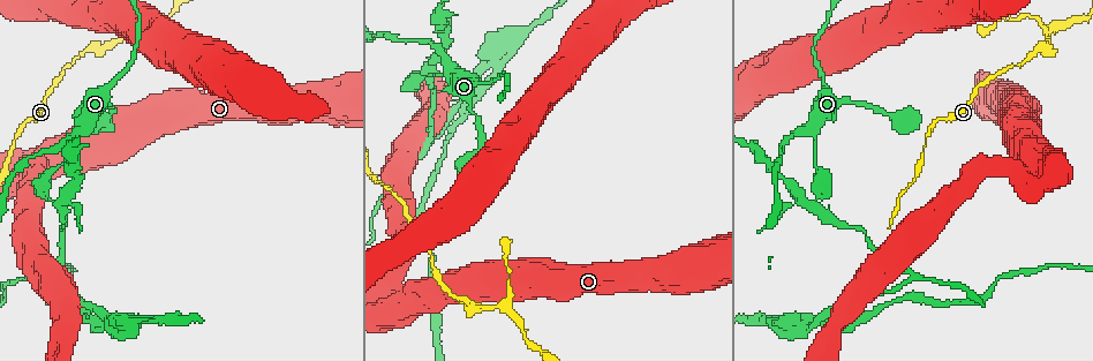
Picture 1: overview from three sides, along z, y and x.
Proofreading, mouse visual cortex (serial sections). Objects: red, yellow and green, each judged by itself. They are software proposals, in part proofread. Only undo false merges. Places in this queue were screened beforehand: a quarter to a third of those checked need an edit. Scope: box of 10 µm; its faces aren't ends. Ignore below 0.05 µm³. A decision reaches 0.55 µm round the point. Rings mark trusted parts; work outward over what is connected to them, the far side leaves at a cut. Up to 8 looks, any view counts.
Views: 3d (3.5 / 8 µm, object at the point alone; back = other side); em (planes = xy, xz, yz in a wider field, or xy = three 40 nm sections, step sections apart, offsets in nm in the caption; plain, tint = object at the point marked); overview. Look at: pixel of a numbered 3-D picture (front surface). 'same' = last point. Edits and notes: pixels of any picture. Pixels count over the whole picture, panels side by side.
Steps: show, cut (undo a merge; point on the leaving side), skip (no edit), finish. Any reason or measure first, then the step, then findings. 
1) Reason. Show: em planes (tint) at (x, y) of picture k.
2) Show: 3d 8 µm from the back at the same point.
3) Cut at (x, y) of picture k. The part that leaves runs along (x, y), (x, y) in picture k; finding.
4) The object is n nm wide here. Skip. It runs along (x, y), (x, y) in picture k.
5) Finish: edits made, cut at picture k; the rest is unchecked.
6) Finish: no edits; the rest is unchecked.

Sharp bend. Show: 3d 3.5 µm at (387, 308) of picture 1.

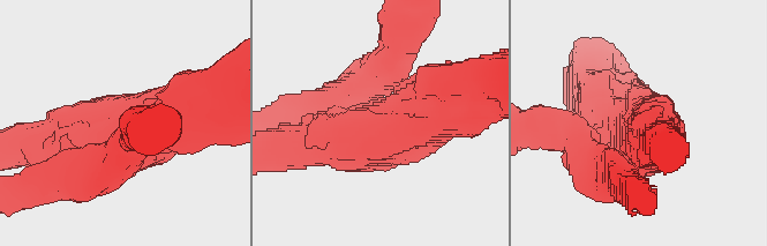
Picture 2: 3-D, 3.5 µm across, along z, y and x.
Need the tissue. Show: em xy step 5 (tint) at the same point.

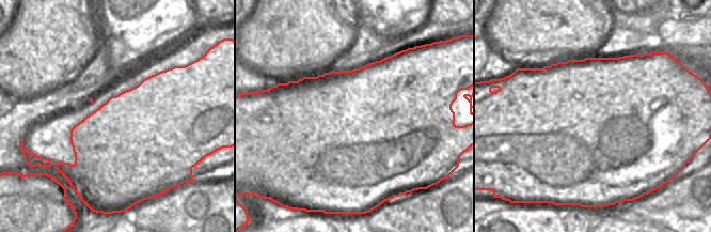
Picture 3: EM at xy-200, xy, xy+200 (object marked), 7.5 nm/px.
Another direction. Show: em xy step 3 (tint) at the same point.

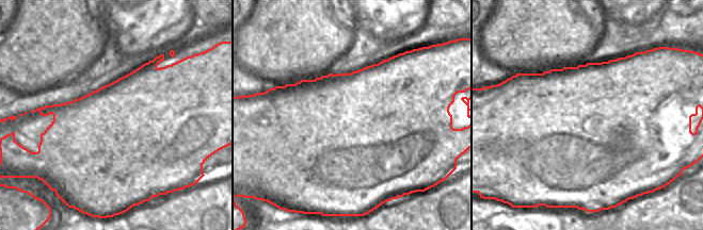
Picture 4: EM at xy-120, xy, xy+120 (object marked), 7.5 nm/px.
Skip. It runs along (186, 109), (119, 158) in picture 2; all the same cell.

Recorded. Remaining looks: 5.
Arms part here. Show: 3d 3.5 µm from the back at (1046, 33) of picture 1.

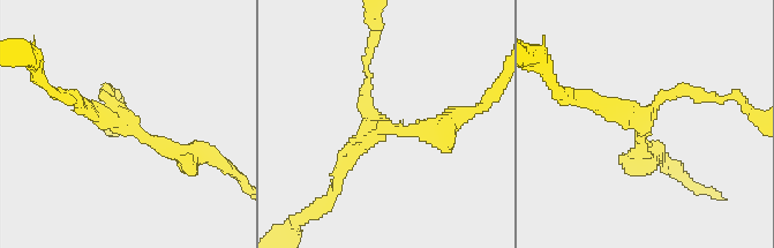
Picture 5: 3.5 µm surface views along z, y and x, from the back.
Shape alone is not enough. Show: em planes (plain) at (123, 125) of picture 5.

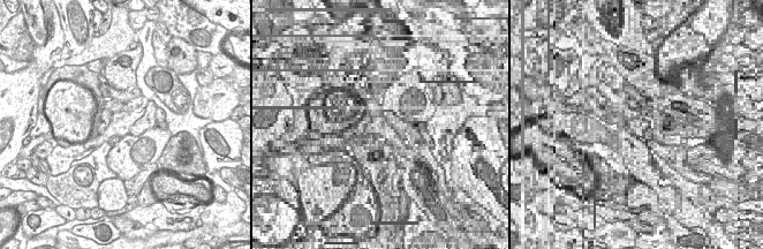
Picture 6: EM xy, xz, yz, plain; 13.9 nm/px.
Show: em planes (tint) at the same point.

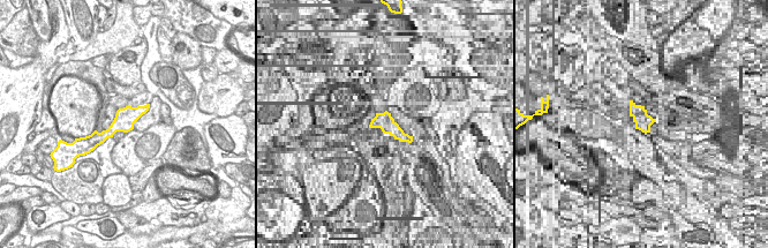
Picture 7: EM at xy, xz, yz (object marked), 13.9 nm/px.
Skip. It runs along (450, 121), (383, 127), (337, 181) in picture 5; one cell here.

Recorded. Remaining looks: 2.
Finish: no edits; the rest is unchecked.

